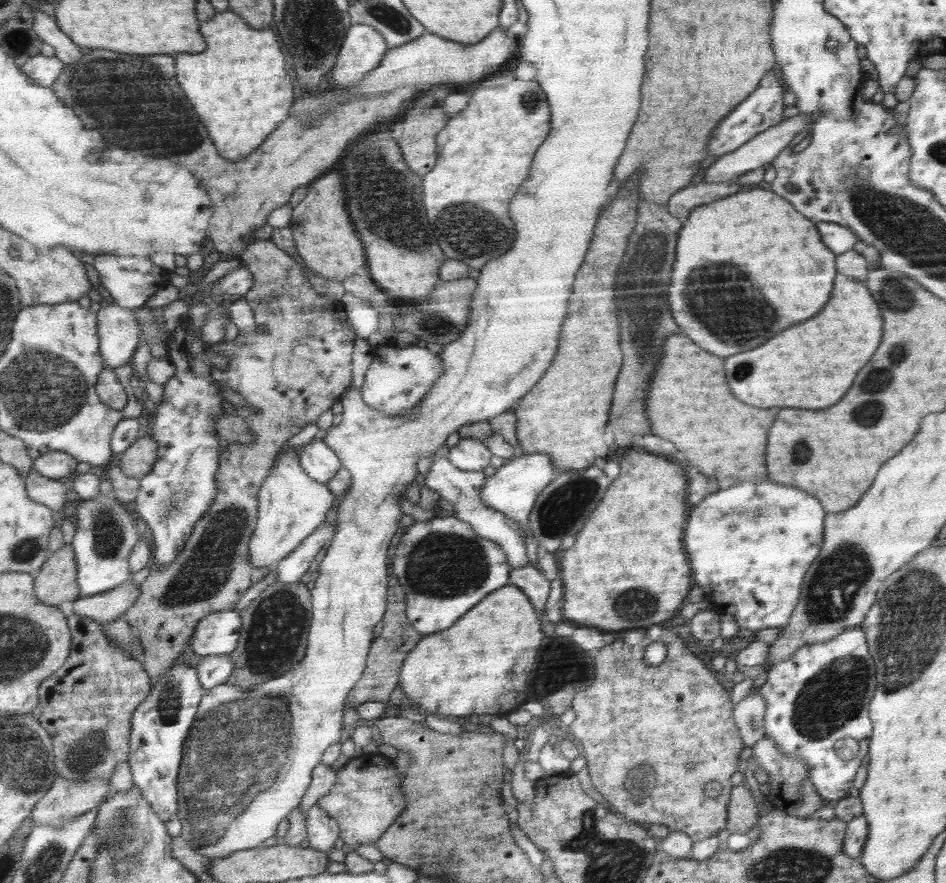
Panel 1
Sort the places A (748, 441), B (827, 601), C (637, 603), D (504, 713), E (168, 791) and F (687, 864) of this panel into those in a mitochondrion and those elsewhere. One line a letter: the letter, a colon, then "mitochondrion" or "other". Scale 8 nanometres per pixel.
A: other
B: mitochondrion
C: mitochondrion
D: other
E: mitochondrion
F: other

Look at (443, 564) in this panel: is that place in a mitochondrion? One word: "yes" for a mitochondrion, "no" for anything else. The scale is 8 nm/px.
yes

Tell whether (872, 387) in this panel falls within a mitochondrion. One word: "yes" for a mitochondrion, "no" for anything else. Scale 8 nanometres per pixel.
yes

